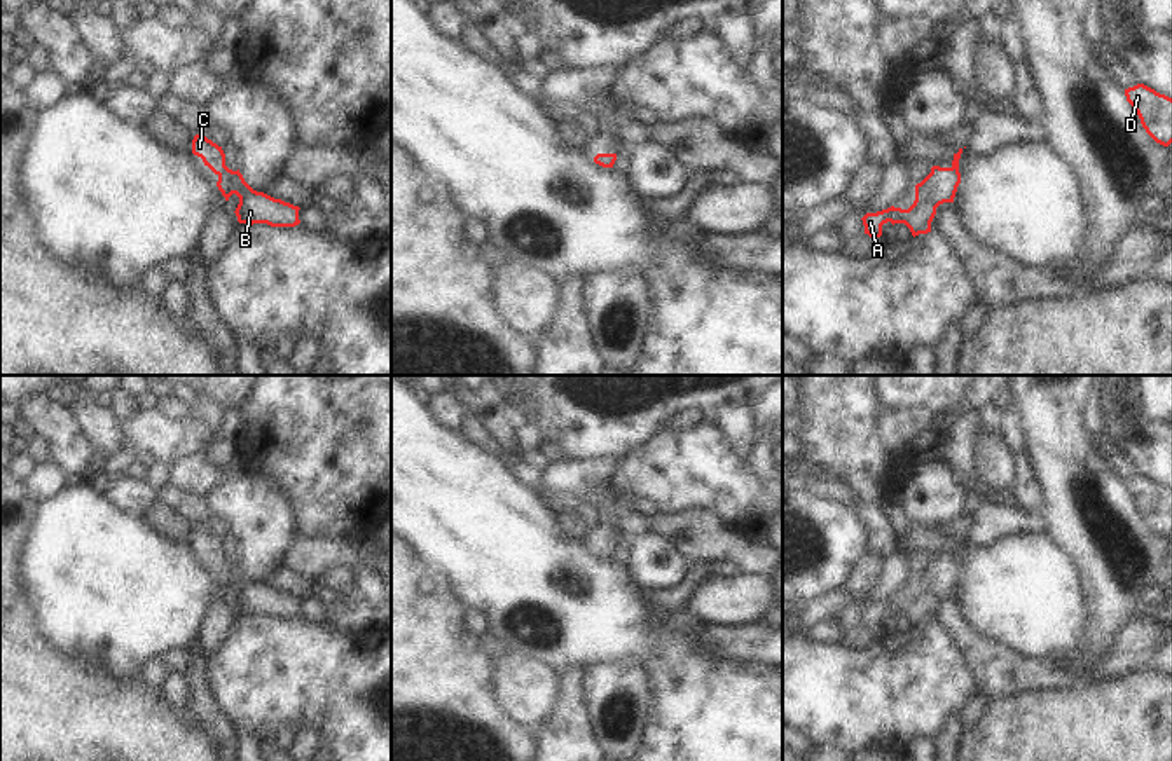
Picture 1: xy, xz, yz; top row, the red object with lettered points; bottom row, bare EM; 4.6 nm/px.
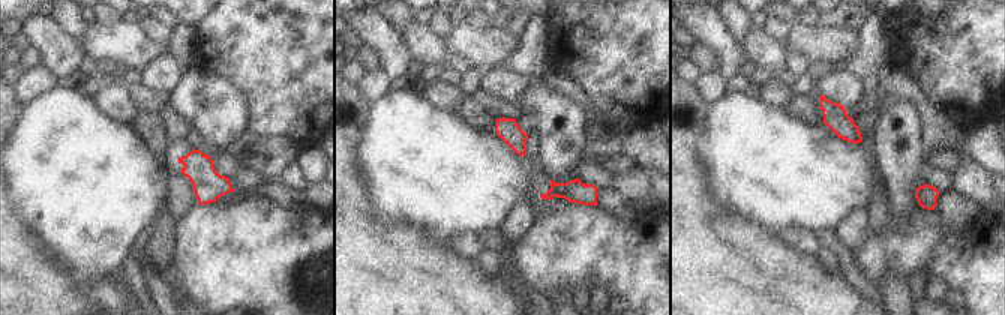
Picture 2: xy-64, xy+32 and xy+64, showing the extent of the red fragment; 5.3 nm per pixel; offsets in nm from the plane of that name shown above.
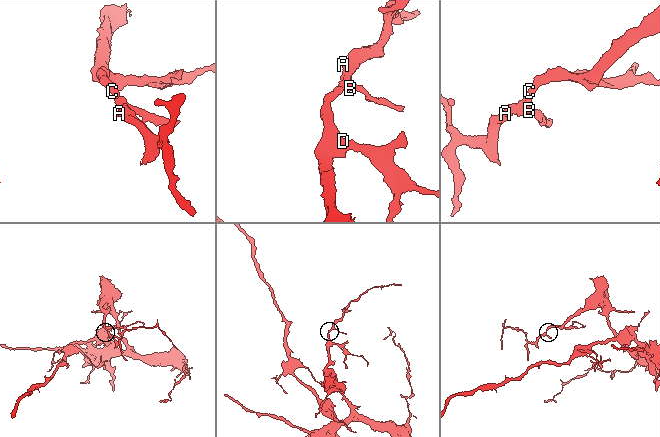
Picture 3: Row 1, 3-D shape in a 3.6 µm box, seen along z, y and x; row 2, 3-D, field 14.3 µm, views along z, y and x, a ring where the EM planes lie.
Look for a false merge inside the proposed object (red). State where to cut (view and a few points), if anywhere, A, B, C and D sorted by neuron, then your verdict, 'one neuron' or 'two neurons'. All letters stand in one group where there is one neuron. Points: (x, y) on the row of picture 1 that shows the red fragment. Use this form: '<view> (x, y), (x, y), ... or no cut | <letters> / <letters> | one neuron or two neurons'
no cut | A B C D | one neuron

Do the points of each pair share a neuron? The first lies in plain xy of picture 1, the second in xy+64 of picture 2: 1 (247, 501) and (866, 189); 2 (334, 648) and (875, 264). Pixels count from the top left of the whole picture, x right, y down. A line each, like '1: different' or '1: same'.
1: different
2: same

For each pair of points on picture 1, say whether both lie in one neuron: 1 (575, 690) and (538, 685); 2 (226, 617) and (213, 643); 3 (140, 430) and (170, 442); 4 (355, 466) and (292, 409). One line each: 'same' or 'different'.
1: different
2: same
3: same
4: same

